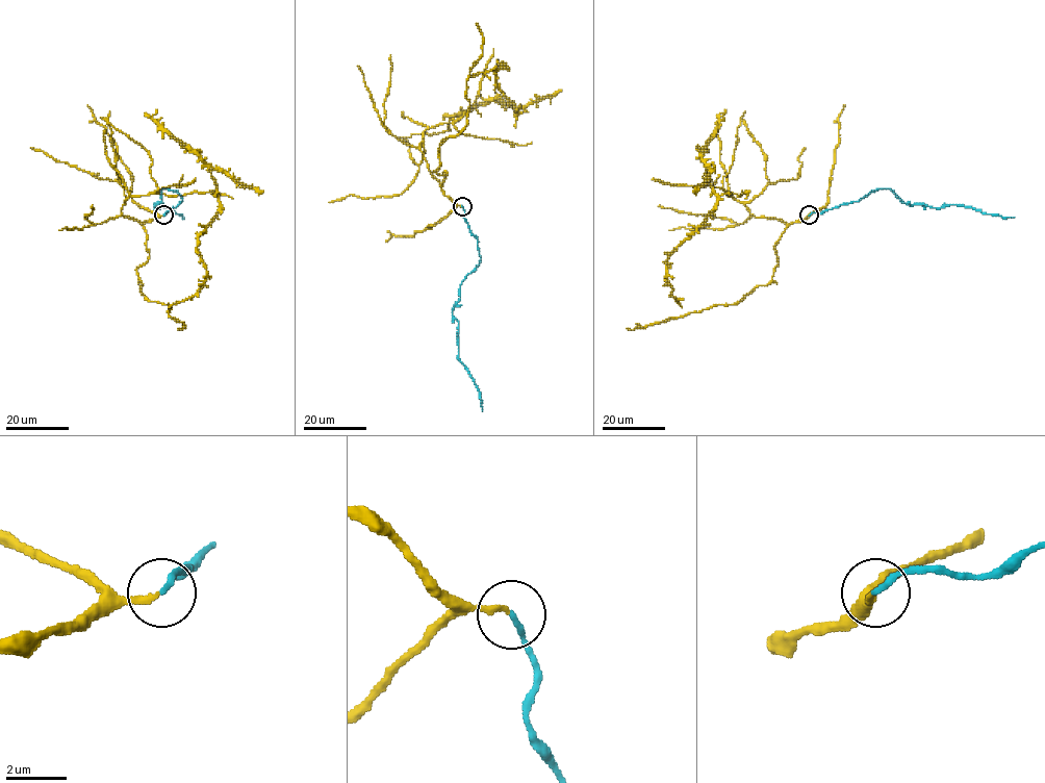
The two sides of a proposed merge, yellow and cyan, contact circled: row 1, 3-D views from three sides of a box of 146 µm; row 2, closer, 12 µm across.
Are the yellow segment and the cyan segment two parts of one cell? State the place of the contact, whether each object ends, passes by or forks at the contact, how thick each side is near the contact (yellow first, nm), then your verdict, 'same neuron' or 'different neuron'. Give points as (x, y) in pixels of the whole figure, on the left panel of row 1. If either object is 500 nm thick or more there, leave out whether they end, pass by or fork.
at (163, 215); yellow ends there; cyan ends there; 200 nm thick on the yellow side, 190 nm on the other; same neuron

